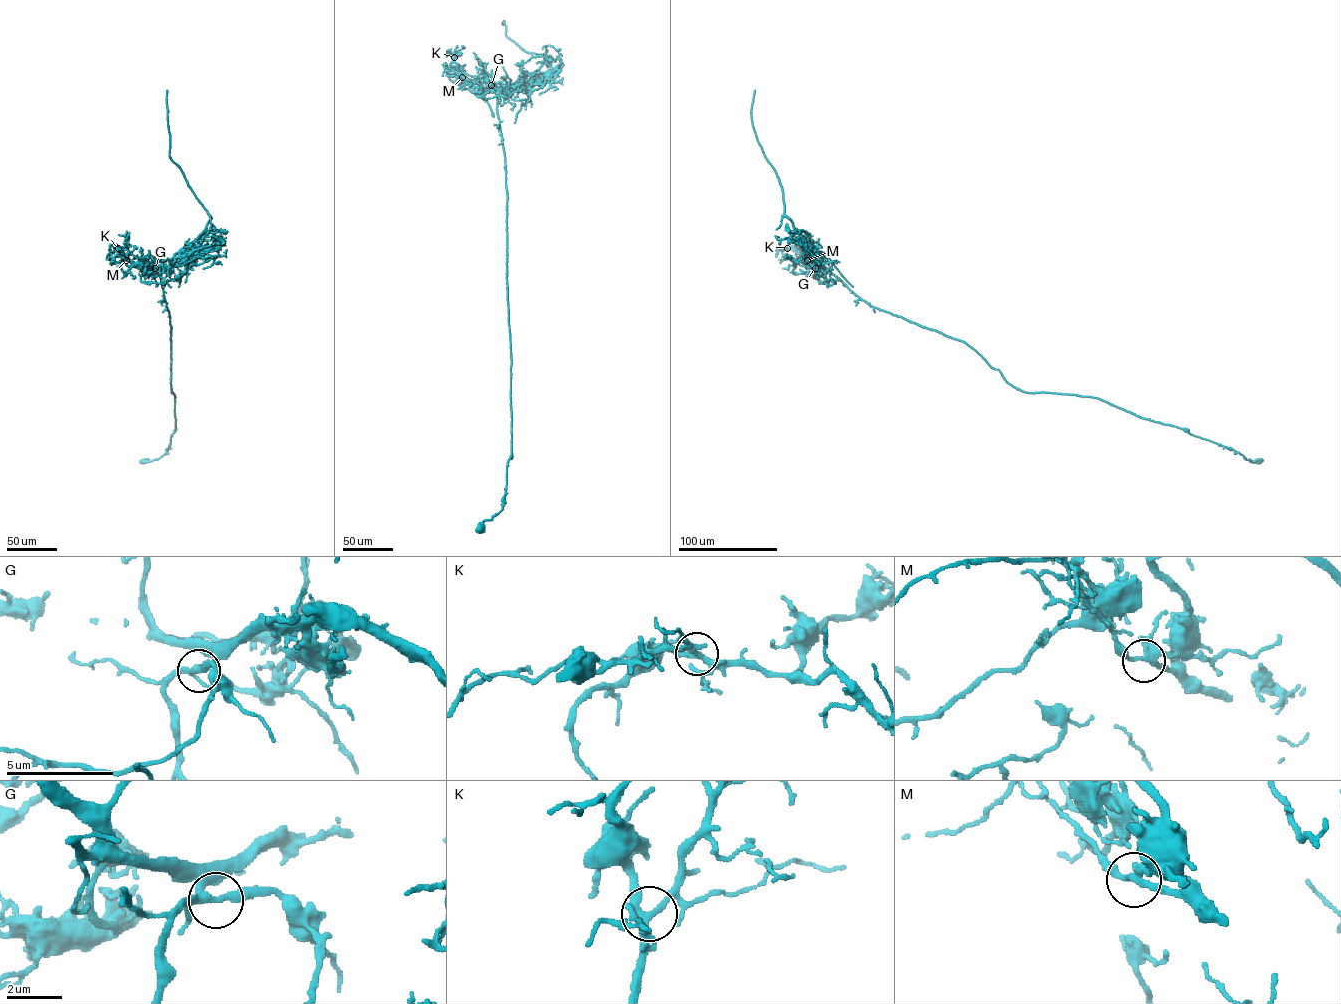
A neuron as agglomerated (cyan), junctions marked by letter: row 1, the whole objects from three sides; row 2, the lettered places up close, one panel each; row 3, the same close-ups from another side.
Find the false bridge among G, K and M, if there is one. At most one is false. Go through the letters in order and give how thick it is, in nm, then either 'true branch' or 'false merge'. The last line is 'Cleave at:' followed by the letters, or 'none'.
G: 240 nm | true branch
K: 240 nm | true branch
M: 240 nm | false merge
Cleave at: M

